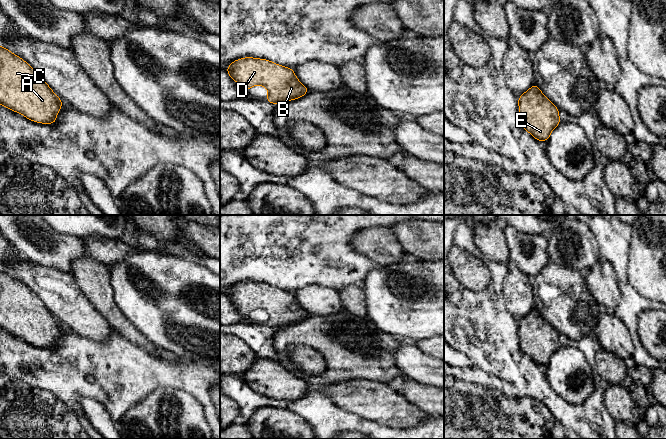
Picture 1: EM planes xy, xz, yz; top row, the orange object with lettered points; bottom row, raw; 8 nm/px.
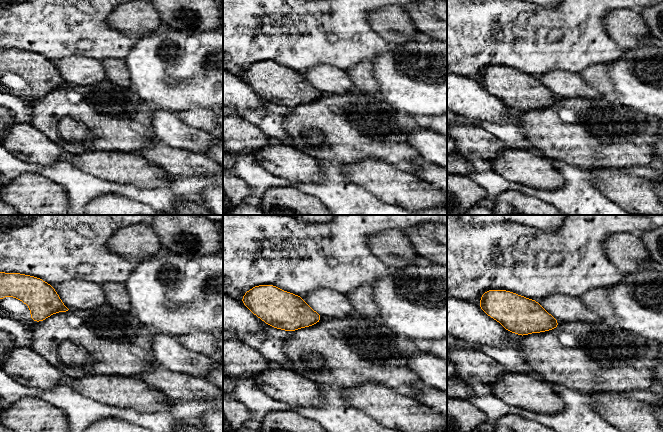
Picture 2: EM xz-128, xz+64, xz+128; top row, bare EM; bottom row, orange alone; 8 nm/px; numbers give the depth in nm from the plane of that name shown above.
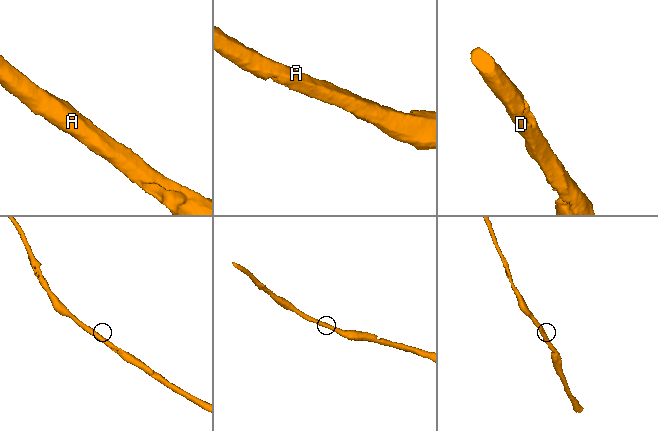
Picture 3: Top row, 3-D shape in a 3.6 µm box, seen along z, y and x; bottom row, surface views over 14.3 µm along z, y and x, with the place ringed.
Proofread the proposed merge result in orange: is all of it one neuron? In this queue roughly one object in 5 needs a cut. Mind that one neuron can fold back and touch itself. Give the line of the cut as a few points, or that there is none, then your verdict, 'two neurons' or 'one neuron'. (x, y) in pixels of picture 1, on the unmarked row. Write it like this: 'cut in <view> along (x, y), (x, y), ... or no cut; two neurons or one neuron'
no cut; one neuron

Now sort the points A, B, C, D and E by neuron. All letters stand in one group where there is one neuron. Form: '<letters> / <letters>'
A B C D E

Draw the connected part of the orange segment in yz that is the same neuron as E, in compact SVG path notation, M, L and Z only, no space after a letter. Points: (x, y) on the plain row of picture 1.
M534 307L518 321L520 349L537 365L547 366L560 347L559 333Z

